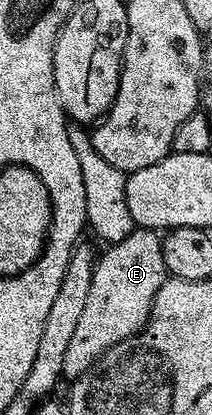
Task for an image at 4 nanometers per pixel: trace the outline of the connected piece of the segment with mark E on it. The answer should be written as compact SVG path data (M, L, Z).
M136 227L119 243L110 245L105 250L95 263L85 308L80 319L78 319L78 325L76 325L65 352L62 375L69 380L84 374L109 348L113 348L117 343L124 342L125 339L133 337L142 330L143 325L147 323L147 319L151 316L151 306L155 303L157 292L160 290L161 284L167 279L162 239L154 230Z

